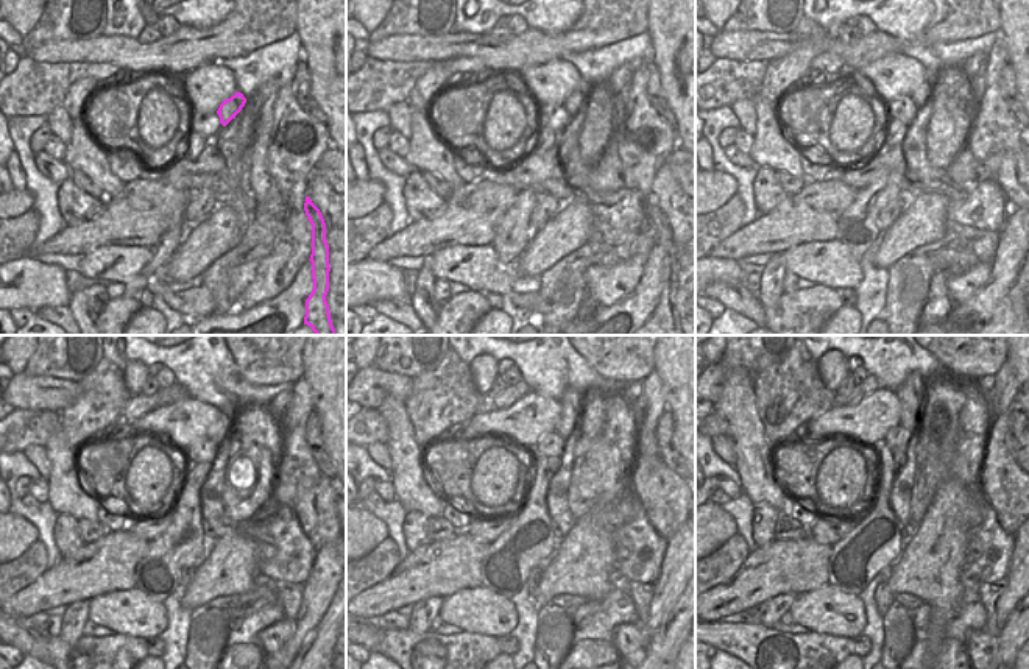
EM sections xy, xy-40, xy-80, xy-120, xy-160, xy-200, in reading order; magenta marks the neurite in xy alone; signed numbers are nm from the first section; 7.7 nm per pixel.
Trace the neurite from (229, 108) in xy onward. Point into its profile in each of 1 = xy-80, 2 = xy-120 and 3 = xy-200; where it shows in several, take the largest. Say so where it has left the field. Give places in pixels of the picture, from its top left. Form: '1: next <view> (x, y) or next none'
1: next xy-80 (922, 94)
2: next xy-120 (217, 432)
3: next xy-200 (911, 393)

